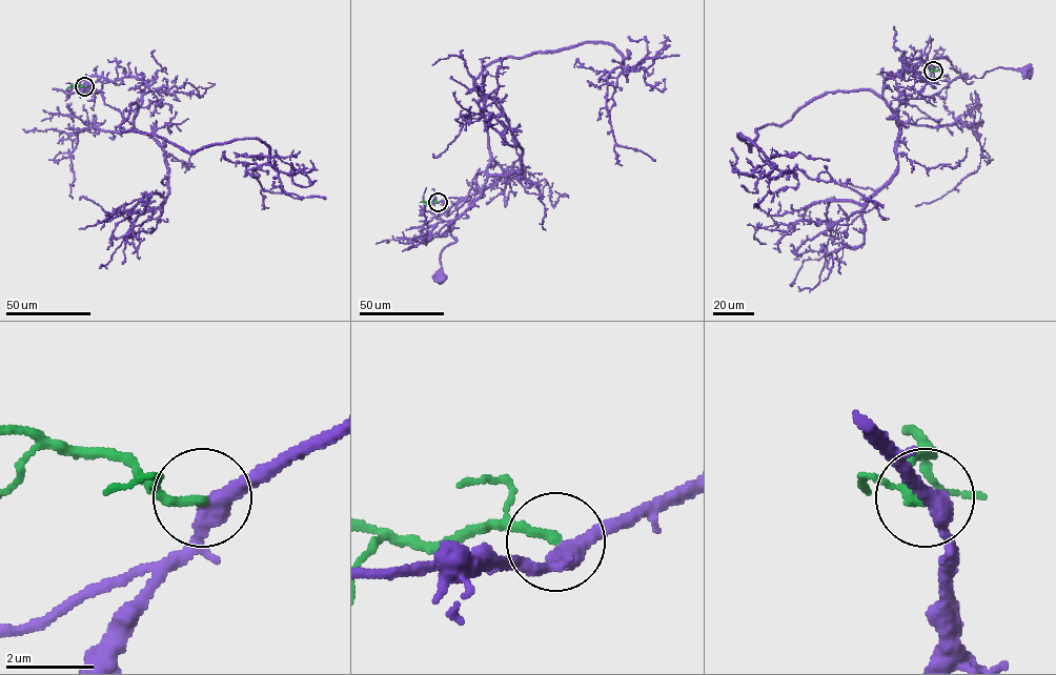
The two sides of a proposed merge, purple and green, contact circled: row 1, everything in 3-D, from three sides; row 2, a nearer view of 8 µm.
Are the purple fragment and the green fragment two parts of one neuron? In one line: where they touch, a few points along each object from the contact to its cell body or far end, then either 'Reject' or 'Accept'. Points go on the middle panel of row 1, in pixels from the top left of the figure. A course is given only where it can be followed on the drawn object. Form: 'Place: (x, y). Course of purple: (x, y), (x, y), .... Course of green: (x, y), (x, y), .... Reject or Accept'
Place: (438, 202). Course of purple: (438, 202), (488, 187), (501, 167), (492, 161), (472, 180), (451, 229), (455, 240), (440, 257), (441, 279). Course of green: (438, 202), (419, 202). Accept

